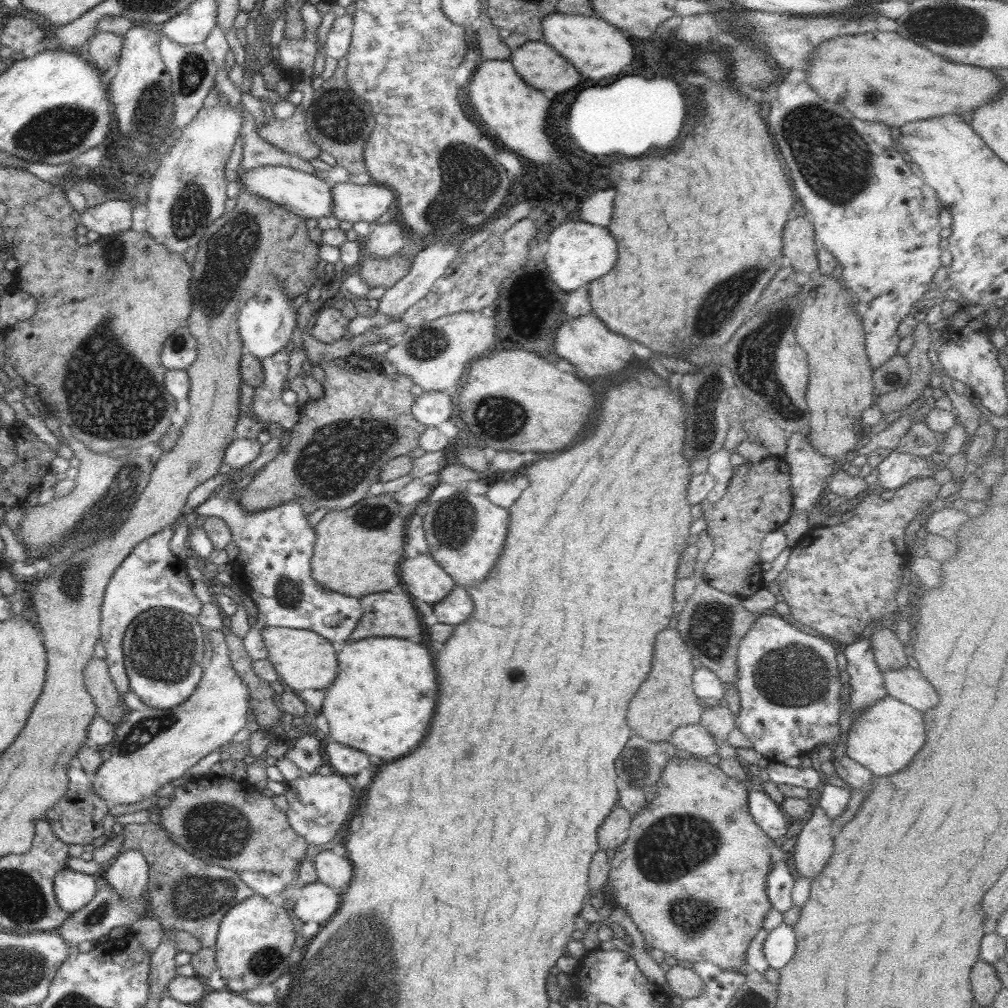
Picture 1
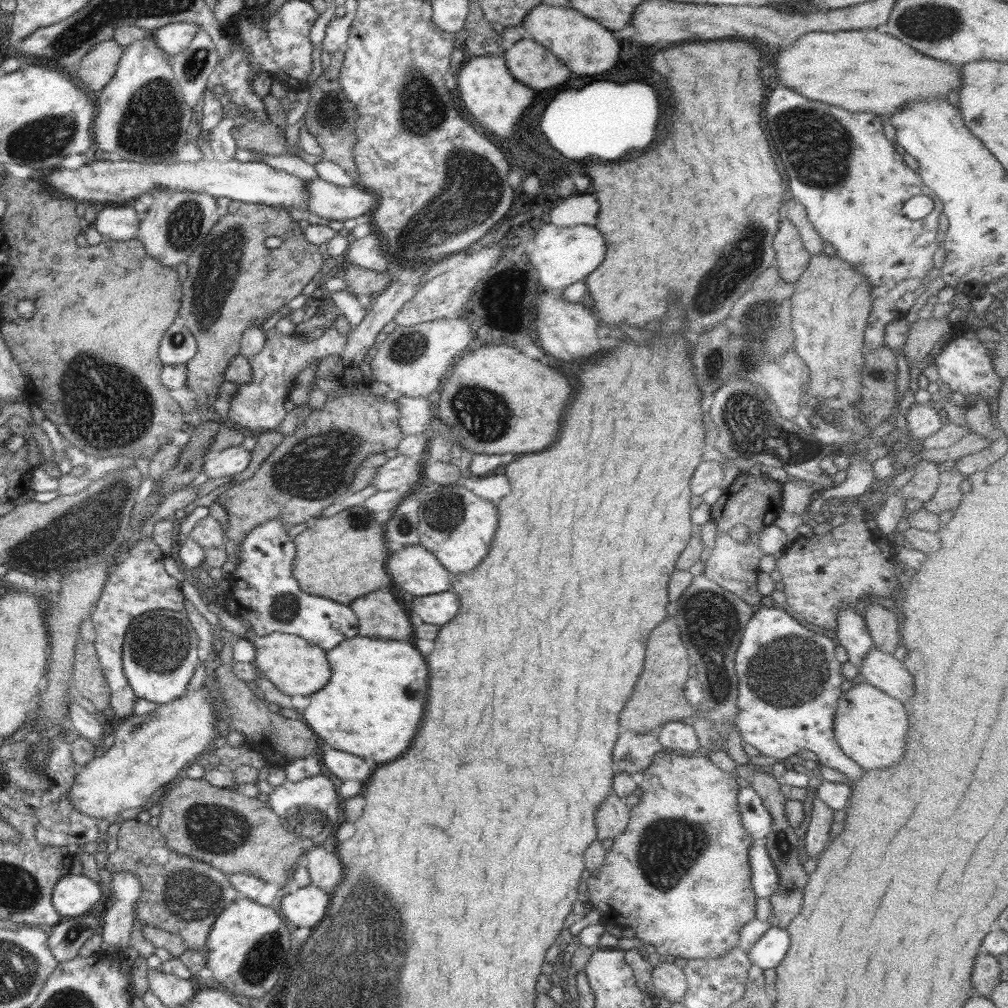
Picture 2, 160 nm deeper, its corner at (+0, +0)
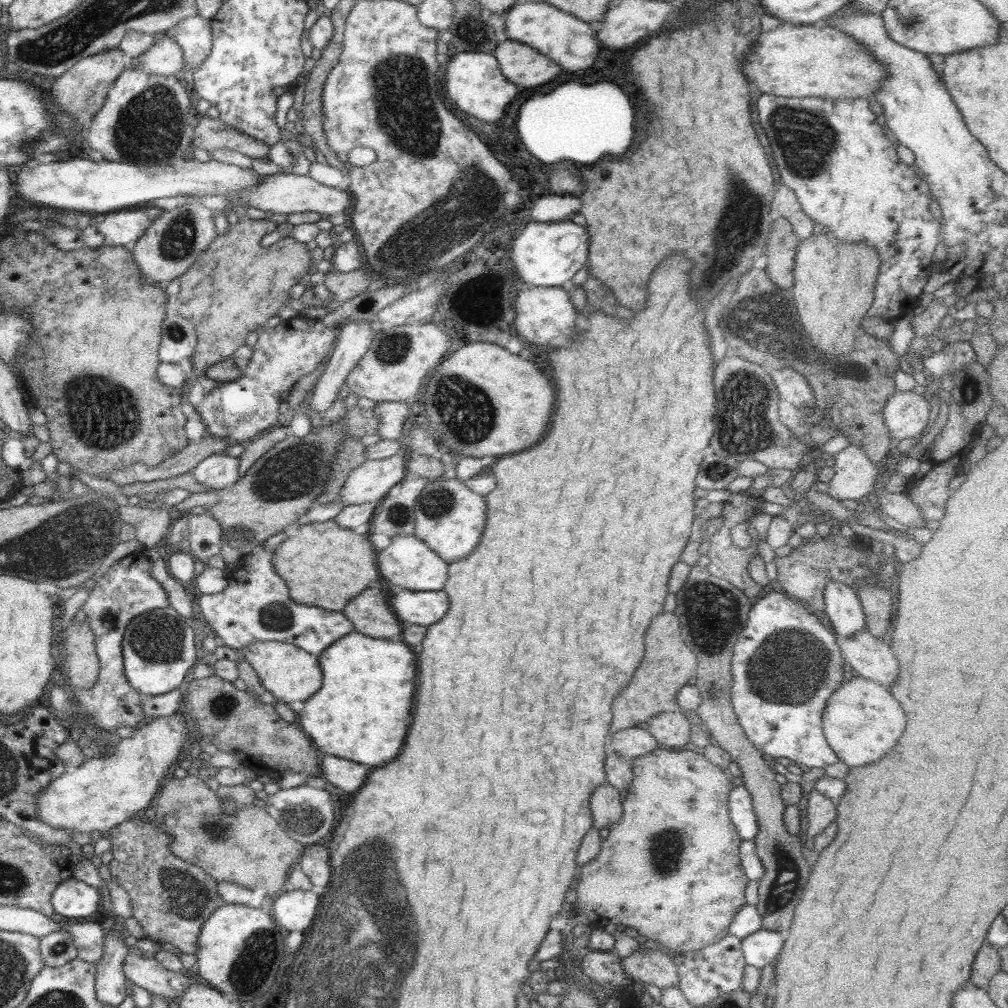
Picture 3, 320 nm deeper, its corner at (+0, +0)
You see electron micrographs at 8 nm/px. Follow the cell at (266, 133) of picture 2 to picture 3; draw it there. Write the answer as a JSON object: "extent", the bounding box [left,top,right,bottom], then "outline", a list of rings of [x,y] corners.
{"extent":[192,115,270,158],"outline":[[[207,115],[199,117],[197,126],[194,127],[192,147],[200,147],[209,154],[213,150],[223,148],[234,150],[252,158],[267,157],[270,146],[260,140],[244,135],[243,132],[224,124],[219,118]]]}

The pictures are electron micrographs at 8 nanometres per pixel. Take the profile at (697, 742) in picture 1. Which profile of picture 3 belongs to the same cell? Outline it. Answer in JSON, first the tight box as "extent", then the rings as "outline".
{"extent":[646,712,691,750],"outline":[[[661,712],[646,721],[647,731],[661,747],[680,750],[690,747],[691,725],[681,712]]]}

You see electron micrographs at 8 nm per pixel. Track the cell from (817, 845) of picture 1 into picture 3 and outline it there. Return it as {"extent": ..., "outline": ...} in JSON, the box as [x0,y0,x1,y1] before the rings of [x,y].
{"extent":[806,788,837,839],"outline":[[[813,788],[808,794],[806,804],[806,818],[808,818],[807,838],[813,839],[822,833],[829,825],[835,823],[837,811],[834,801],[830,800],[824,793]]]}

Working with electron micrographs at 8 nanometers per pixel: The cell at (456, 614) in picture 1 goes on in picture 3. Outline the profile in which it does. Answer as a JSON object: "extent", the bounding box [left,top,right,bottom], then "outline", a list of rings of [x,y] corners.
{"extent":[377,578,449,627],"outline":[[[384,578],[377,584],[388,595],[388,603],[401,622],[430,627],[443,618],[449,609],[448,595],[443,591],[413,591],[396,585]]]}

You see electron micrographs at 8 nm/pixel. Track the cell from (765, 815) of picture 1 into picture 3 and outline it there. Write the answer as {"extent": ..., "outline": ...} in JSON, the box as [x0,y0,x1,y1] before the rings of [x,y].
{"extent":[729,787,758,841],"outline":[[[734,787],[729,794],[729,816],[742,841],[754,840],[758,836],[758,819],[754,815],[753,800],[749,790]]]}

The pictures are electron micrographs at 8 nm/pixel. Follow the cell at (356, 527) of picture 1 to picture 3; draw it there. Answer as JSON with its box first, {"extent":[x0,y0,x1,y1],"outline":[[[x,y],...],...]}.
{"extent":[272,518,382,611],"outline":[[[333,518],[296,527],[293,535],[275,548],[272,562],[273,570],[284,580],[294,602],[342,611],[351,598],[360,594],[366,587],[376,586],[382,578],[377,569],[377,553],[369,541],[368,534],[356,534],[351,528],[342,528]]]}

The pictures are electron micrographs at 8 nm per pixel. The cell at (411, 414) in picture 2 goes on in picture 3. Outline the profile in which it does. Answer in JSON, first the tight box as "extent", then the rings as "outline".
{"extent":[374,402,410,440],"outline":[[[382,402],[374,406],[374,415],[380,417],[377,435],[383,439],[394,440],[406,434],[409,426],[404,424],[410,410],[406,402]]]}

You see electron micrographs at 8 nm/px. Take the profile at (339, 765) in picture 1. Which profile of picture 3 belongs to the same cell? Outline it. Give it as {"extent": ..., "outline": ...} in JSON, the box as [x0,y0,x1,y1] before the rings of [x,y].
{"extent":[322,754,370,792],"outline":[[[326,754],[322,758],[322,772],[324,778],[333,786],[342,788],[346,792],[356,792],[364,784],[370,770],[356,762],[348,762]]]}

